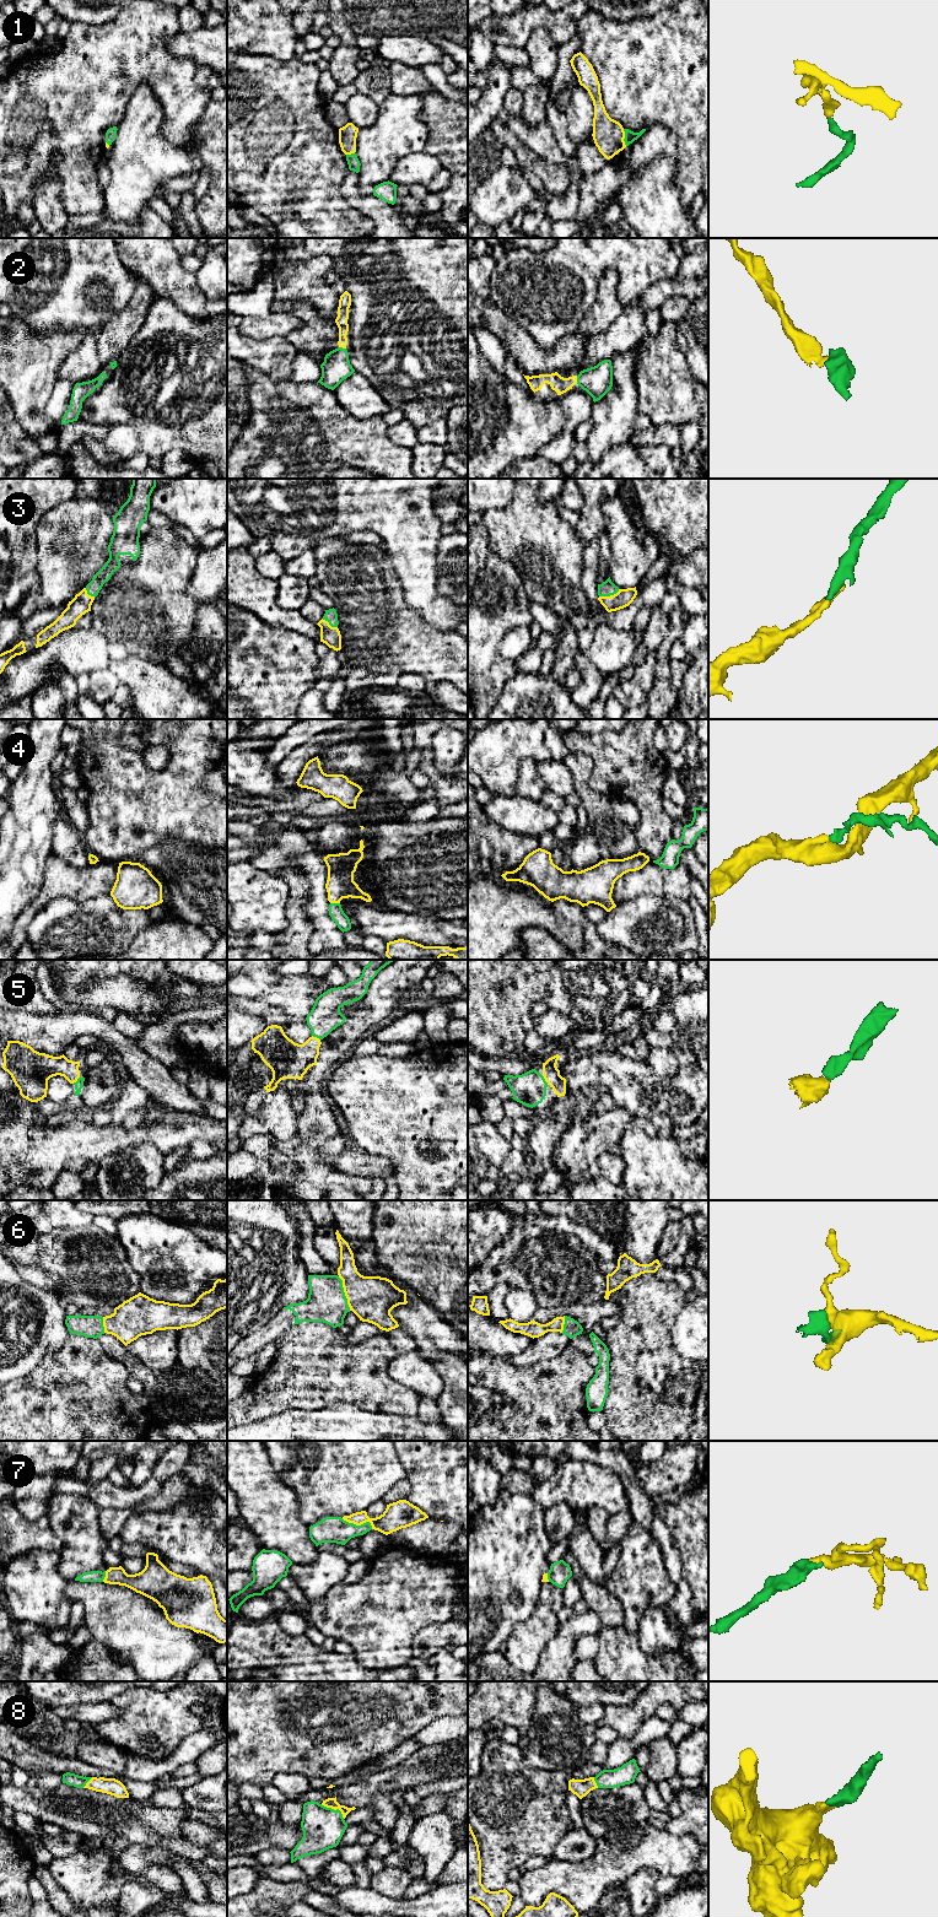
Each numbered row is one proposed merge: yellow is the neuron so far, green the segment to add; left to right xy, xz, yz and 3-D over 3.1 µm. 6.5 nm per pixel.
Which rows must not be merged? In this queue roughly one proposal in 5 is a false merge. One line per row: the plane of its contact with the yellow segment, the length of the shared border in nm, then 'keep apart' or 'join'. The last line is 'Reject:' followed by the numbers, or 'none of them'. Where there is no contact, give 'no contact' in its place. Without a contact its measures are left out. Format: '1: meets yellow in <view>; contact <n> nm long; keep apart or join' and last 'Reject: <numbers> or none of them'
1: meets yellow in yz; contact 110 nm long; join
2: meets yellow in xz; contact 50 nm long; join
3: meets yellow in yz; contact 140 nm long; join
4: meets yellow in xz; contact 60 nm long; join
5: meets yellow in yz; contact 80 nm long; join
6: meets yellow in xz; contact 240 nm long; join
7: meets yellow in xz; contact 220 nm long; join
8: meets yellow in xz; contact 180 nm long; join
Reject: none of them

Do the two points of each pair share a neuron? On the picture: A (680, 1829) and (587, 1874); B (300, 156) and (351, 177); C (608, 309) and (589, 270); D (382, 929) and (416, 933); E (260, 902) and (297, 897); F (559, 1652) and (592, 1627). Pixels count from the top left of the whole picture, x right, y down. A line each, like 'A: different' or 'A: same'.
A: different
B: different
C: different
D: same
E: different
F: same

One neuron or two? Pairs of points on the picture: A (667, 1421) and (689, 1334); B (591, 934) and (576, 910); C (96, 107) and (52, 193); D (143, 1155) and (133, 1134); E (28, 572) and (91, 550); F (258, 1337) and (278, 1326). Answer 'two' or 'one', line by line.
A: two
B: one
C: two
D: two
E: two
F: one

